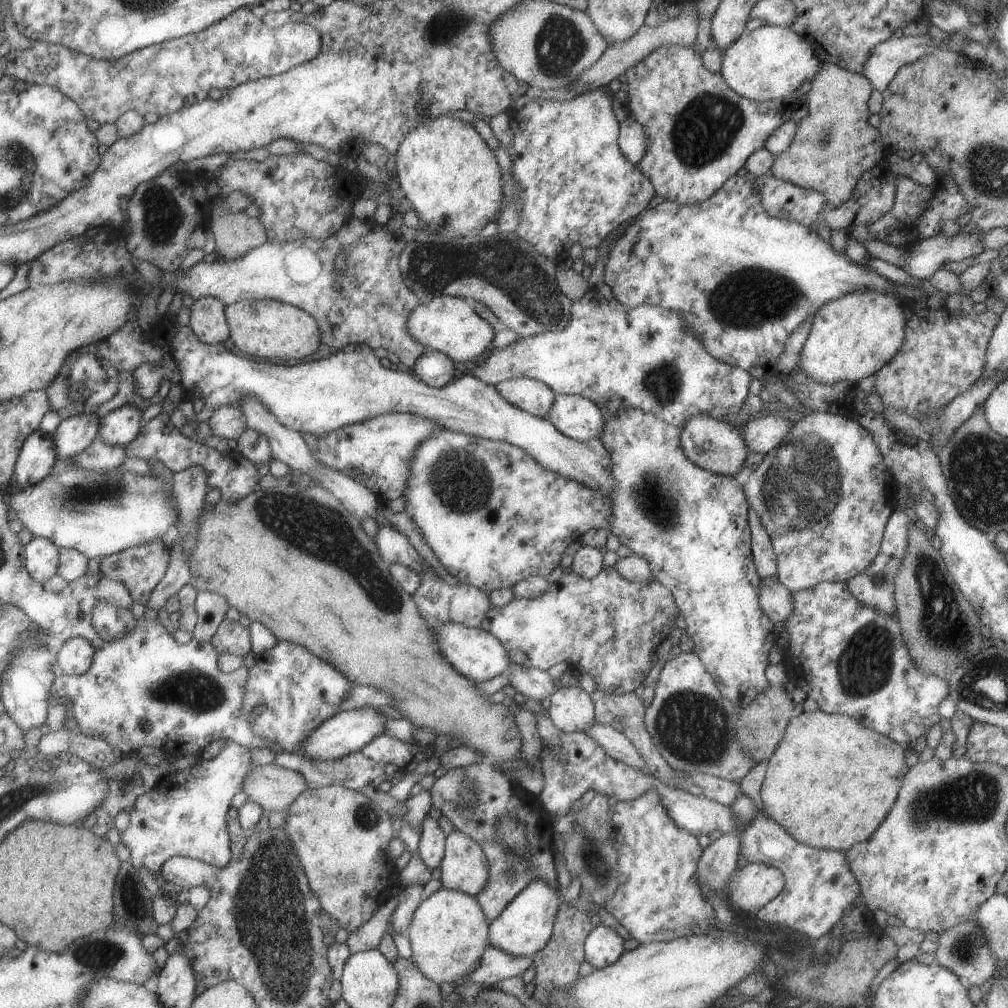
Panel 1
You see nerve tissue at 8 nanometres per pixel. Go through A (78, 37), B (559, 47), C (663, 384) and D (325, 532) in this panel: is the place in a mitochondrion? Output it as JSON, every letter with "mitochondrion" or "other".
{"A":"other","B":"mitochondrion","C":"mitochondrion","D":"mitochondrion"}

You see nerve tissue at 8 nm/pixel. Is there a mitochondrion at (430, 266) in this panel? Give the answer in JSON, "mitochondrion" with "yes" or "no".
{"mitochondrion":"yes"}

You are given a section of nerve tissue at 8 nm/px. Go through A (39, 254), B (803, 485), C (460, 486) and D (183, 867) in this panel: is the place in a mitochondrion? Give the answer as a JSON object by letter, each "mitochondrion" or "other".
{"A":"other","B":"mitochondrion","C":"mitochondrion","D":"other"}

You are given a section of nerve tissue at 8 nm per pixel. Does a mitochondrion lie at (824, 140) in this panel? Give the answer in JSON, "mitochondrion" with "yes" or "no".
{"mitochondrion":"yes"}

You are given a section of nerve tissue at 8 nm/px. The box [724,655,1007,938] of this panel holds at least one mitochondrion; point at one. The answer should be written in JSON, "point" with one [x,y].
{"point":[974,796]}

